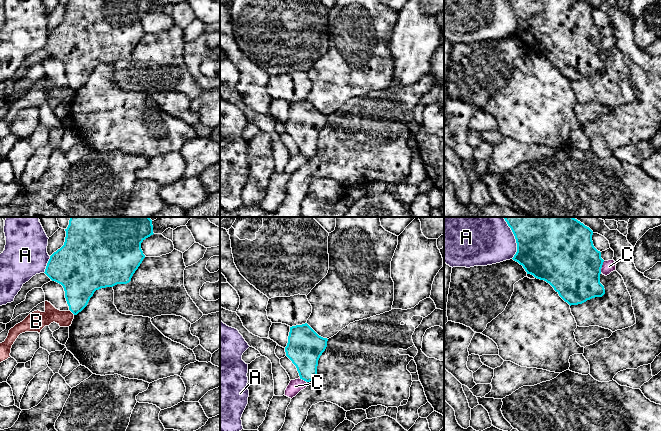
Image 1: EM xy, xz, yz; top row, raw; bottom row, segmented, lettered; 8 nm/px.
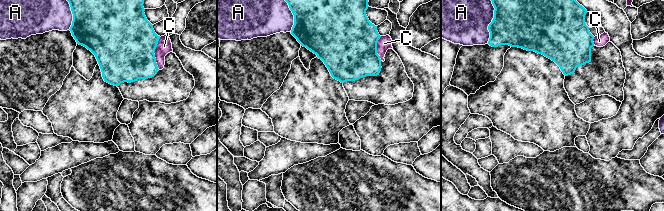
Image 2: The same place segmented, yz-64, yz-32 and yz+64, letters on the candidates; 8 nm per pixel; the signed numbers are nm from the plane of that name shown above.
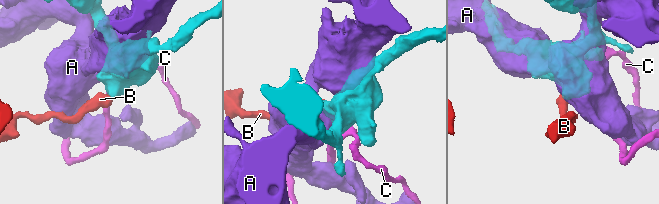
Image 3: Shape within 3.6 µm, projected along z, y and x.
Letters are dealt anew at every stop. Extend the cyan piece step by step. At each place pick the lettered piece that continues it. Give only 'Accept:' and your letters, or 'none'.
Accept: none

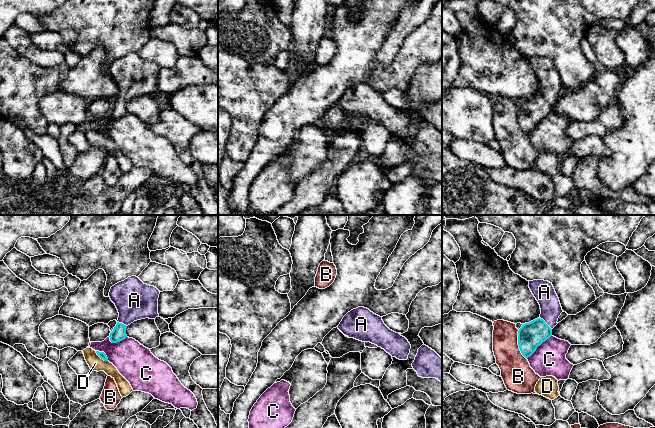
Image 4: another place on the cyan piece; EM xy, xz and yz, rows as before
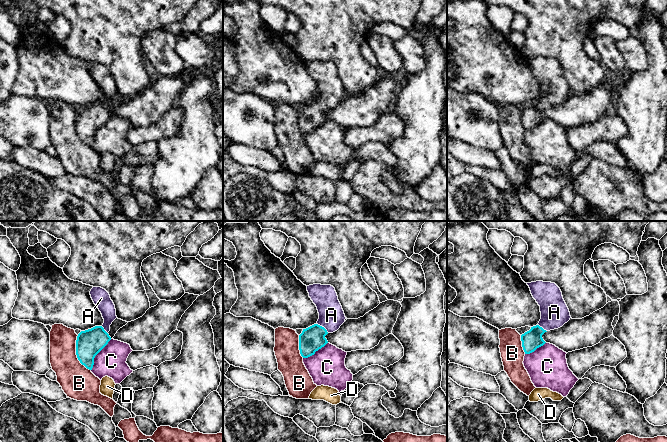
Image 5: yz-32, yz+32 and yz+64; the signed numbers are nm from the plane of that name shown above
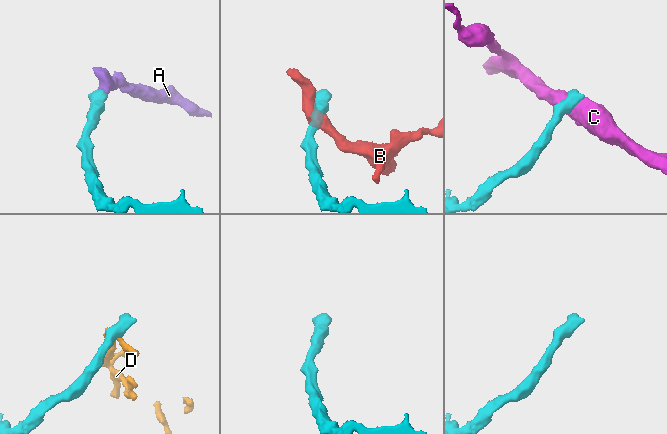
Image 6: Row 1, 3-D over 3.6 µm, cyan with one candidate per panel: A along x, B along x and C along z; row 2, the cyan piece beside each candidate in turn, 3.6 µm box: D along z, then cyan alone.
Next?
Accept: A

